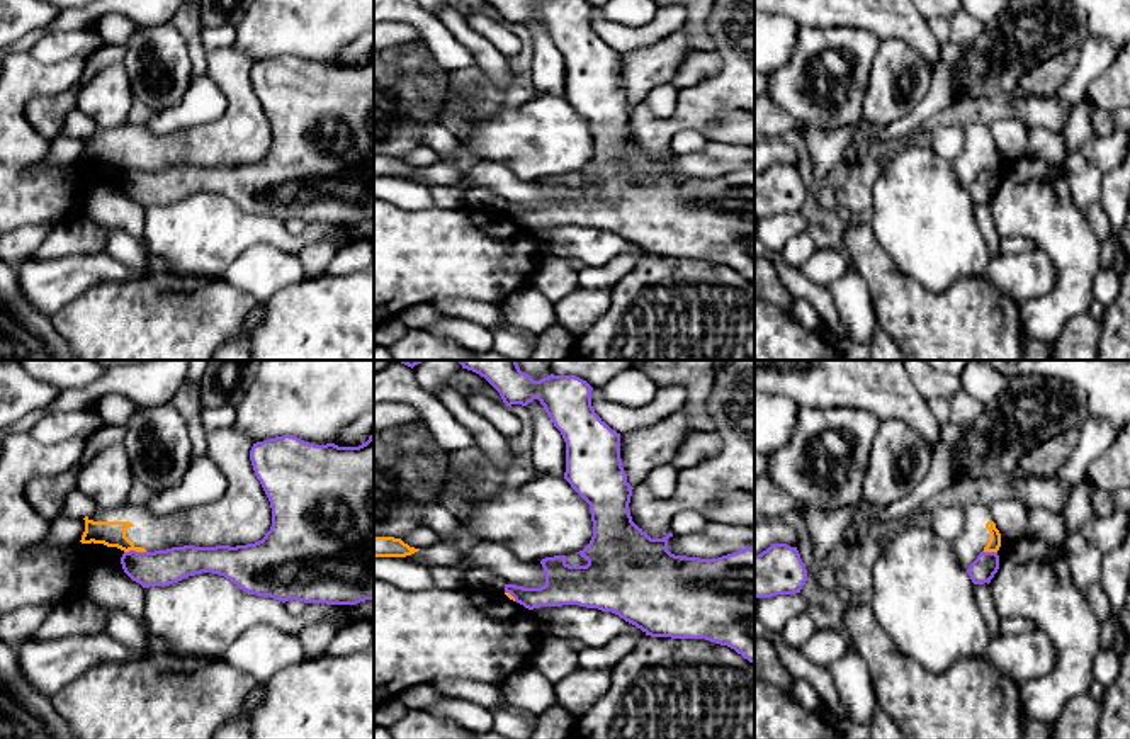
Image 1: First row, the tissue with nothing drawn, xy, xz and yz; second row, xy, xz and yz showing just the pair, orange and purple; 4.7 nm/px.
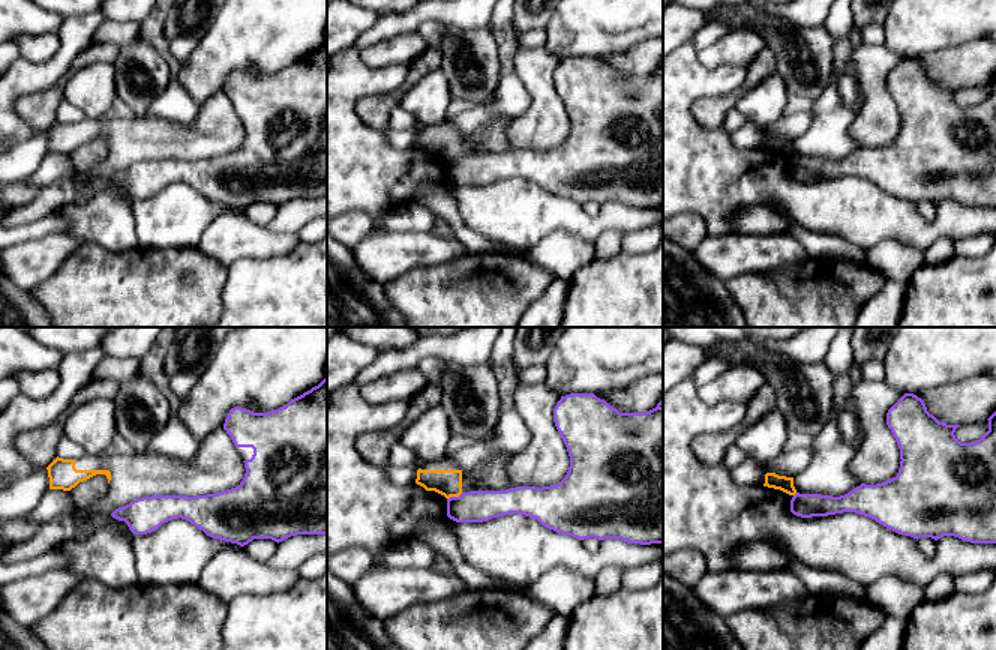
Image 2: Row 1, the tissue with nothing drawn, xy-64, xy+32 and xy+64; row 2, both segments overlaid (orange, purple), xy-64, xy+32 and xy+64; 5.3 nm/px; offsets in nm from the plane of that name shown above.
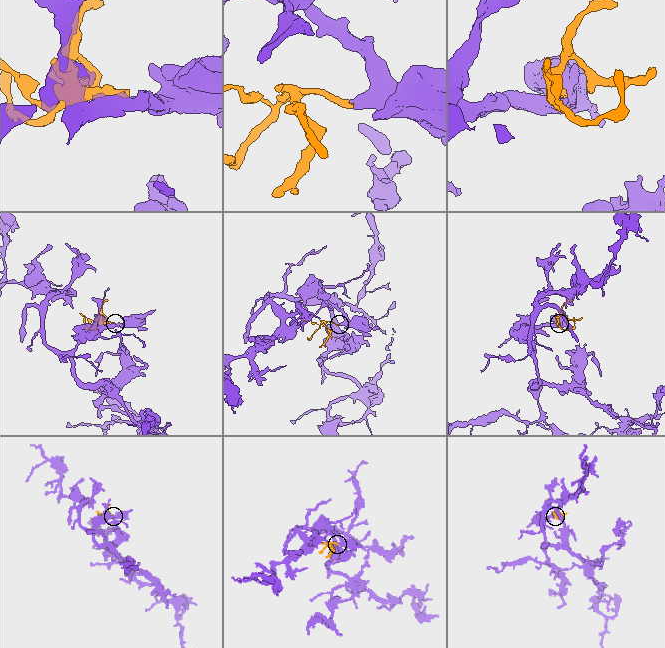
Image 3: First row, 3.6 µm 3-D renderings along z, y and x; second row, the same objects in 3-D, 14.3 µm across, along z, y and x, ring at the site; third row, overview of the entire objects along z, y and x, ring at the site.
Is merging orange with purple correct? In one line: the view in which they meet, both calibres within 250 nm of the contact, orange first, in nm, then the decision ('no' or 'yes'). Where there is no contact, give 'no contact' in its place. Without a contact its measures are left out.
xy | 130/180 nm | no

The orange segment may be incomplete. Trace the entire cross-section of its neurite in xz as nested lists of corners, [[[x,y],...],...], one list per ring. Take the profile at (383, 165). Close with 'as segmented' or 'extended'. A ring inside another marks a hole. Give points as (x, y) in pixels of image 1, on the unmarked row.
[[[374,156],[374,177],[406,177],[420,168],[410,166],[401,158]]] | as segmented

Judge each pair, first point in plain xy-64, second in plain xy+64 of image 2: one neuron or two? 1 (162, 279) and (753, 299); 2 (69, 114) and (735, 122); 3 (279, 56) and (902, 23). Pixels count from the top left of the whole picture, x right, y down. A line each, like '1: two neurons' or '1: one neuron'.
1: one neuron
2: one neuron
3: one neuron

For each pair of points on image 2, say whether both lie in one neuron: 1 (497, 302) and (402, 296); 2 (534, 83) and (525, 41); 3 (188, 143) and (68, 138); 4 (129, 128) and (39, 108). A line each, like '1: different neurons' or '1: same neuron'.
1: same neuron
2: different neurons
3: same neuron
4: different neurons

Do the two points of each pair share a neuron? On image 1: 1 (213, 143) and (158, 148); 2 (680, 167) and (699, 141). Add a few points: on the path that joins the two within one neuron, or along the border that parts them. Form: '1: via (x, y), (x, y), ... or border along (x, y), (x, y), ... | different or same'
1: via (199, 145), (172, 148) | same
2: border along (711, 141), (699, 150), (673, 155) | different

